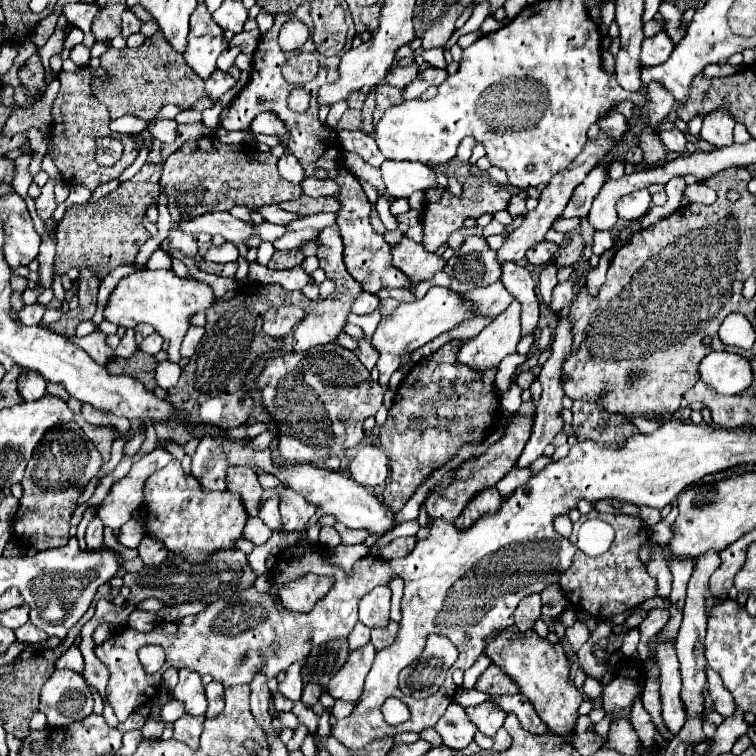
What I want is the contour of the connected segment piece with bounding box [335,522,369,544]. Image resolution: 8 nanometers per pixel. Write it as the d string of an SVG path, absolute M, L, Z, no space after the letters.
M339 522L335 524L335 530L339 532L343 544L359 544L359 542L365 542L365 538L369 536L367 530L351 530L351 528L347 528L347 526L339 524Z

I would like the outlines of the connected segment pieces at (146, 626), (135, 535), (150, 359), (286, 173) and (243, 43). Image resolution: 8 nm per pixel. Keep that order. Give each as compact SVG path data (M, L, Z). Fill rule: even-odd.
M133 610L133 612L129 614L129 620L127 620L127 624L129 624L131 628L141 630L141 632L149 632L149 630L155 626L155 622L157 622L157 614L145 612L145 610Z
M132 518L125 523L121 529L121 534L118 536L119 542L127 548L137 548L141 540L146 535L144 523L142 520Z
M137 350L131 358L111 358L105 366L111 374L127 374L131 378L143 380L147 388L155 390L157 382L155 382L155 368L157 368L157 360L151 354L145 354L141 350Z
M281 156L277 162L277 170L279 170L281 178L285 178L287 182L293 182L293 184L299 184L305 178L303 168L299 166L299 160L295 160L295 156Z
M249 30L249 32L241 32L241 34L235 34L235 36L233 36L231 44L239 46L243 54L249 54L249 56L251 56L251 54L255 52L255 48L257 48L259 36L261 36L261 32L259 32L259 30Z

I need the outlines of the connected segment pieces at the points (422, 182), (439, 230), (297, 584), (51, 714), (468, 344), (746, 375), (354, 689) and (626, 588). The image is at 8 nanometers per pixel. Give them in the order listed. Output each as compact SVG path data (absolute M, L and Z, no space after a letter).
M385 160L381 164L381 176L387 186L387 194L393 198L411 196L417 190L427 192L431 188L437 188L435 174L427 164Z
M471 176L463 183L463 192L460 196L449 192L443 192L437 202L427 202L423 208L423 232L425 232L425 250L437 252L439 246L443 246L451 232L459 230L463 226L463 220L479 218L483 214L497 214L501 210L507 210L507 204L513 196L511 188L505 188L501 184L495 184L483 176Z
M309 573L307 576L283 586L279 590L279 596L287 610L311 612L315 602L327 594L327 590L333 586L334 581L333 576L317 576Z
M55 670L41 688L39 710L53 728L87 718L93 712L93 698L83 676L73 670Z
M513 300L505 312L501 312L489 326L479 332L479 336L463 342L457 360L479 372L485 372L489 368L497 368L505 356L515 354L519 340L519 302Z
M709 352L699 366L699 374L719 394L741 394L753 382L749 360L731 352Z
M371 644L355 652L349 652L349 658L343 664L343 668L327 684L327 692L335 700L357 704L359 696L363 694L363 682L371 670L373 656L375 656L375 648L371 648Z
M613 514L607 518L607 522L615 528L613 546L597 558L589 558L583 552L577 552L571 566L565 572L561 572L559 578L559 584L567 594L573 610L587 612L593 618L609 618L621 614L627 608L633 608L653 598L657 592L655 580L647 574L645 564L641 564L637 556L641 544L649 540L649 532L643 520L639 516Z

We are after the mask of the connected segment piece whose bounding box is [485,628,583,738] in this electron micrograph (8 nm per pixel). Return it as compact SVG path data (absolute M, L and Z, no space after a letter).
M513 628L501 632L495 640L491 640L491 644L487 644L485 648L485 654L493 660L493 664L503 668L503 672L507 672L519 684L519 692L527 696L539 718L553 734L561 738L573 736L583 694L575 688L575 684L569 682L569 664L561 644L553 646L549 644L549 640L539 638L533 630L519 632L517 628Z

